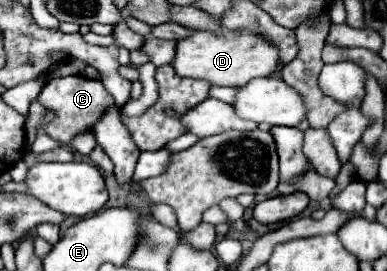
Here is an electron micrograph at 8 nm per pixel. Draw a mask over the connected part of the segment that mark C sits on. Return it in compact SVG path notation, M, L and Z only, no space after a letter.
M82 75L62 77L62 79L48 79L44 89L38 95L38 101L46 107L56 111L56 119L46 127L46 133L62 143L68 143L72 137L76 137L80 131L88 131L94 127L94 121L110 107L114 105L114 97L104 89L102 81L88 79Z

